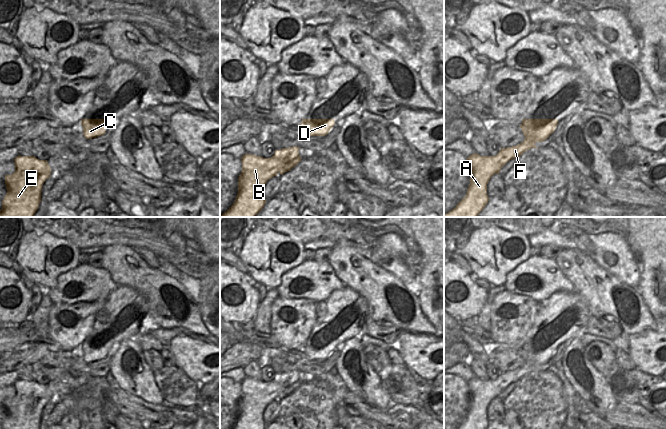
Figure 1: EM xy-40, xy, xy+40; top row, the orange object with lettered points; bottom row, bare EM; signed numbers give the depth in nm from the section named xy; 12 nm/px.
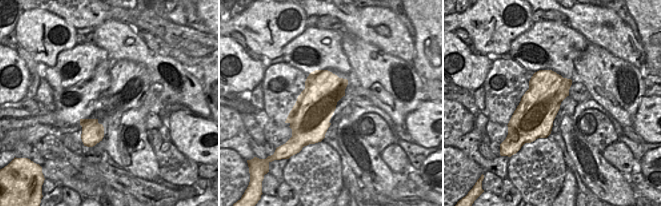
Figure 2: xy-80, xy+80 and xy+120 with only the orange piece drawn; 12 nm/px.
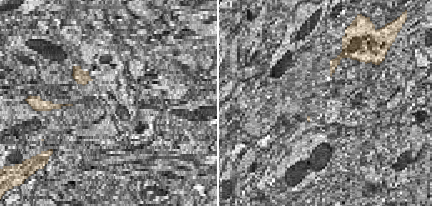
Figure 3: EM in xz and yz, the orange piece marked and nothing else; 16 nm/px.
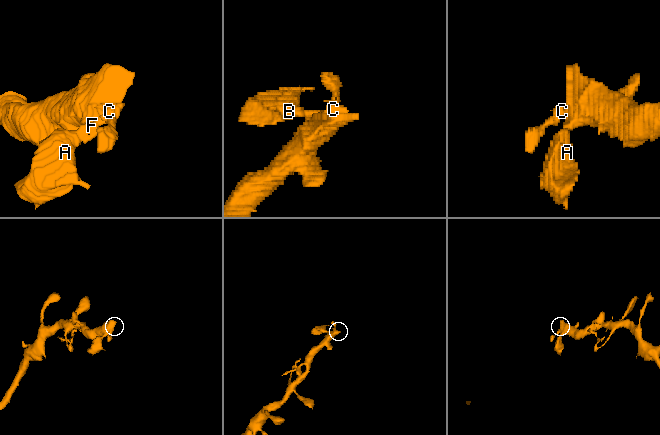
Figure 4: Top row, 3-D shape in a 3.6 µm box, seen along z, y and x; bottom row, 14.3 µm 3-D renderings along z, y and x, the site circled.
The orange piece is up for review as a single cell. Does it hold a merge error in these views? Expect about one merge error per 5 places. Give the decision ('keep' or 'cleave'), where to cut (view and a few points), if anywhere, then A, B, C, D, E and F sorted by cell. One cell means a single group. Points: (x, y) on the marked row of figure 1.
keep; cut none; groups A B C D E F

